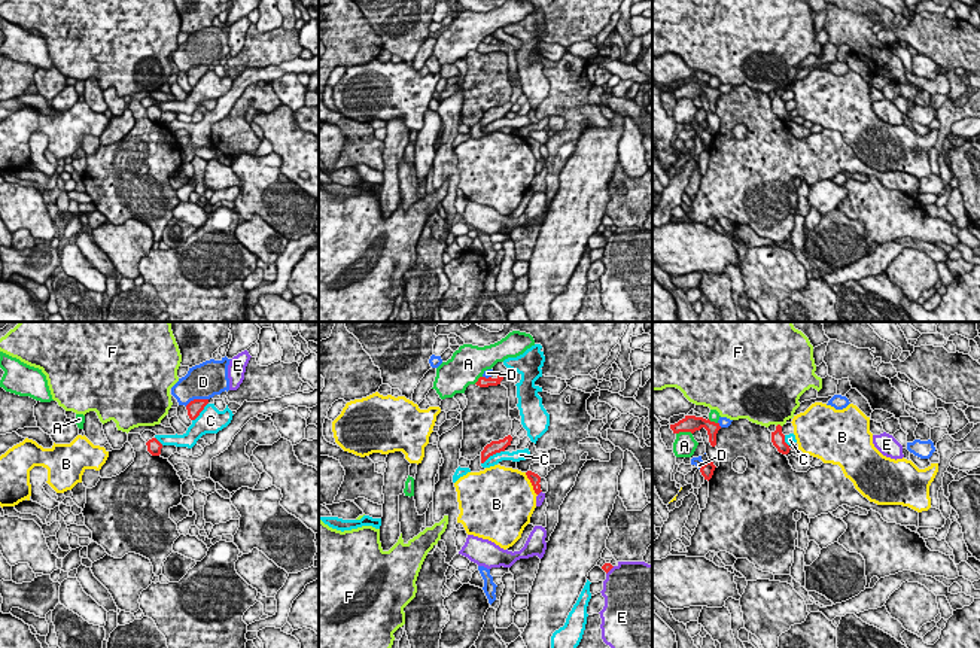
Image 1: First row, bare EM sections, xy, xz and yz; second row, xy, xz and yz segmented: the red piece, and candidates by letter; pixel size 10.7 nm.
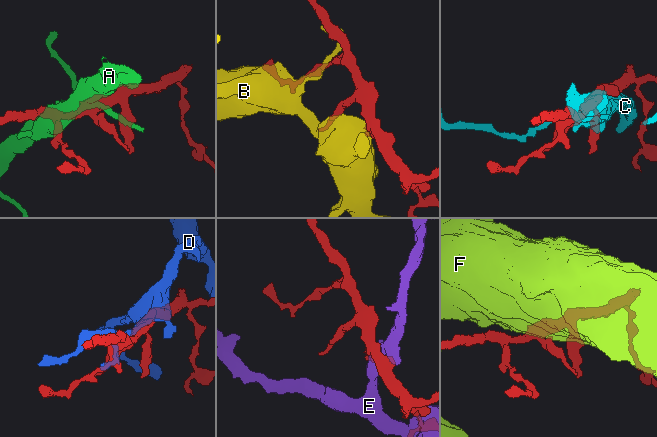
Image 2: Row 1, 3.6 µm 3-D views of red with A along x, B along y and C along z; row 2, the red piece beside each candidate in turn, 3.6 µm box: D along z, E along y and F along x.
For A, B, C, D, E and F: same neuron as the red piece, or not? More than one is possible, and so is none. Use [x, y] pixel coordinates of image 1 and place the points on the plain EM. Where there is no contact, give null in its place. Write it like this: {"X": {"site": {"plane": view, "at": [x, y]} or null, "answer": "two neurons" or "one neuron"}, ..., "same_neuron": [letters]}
{"A": {"site": {"plane": "yz", "at": [684, 97]}, "answer": "two neurons"}, "B": {"site": {"plane": "xz", "at": [532, 151]}, "answer": "two neurons"}, "C": {"site": {"plane": "xz", "at": [492, 121]}, "answer": "two neurons"}, "D": {"site": {"plane": "xy", "at": [195, 66]}, "answer": "two neurons"}, "E": {"site": {"plane": "xz", "at": [609, 236]}, "answer": "two neurons"}, "F": {"site": {"plane": "yz", "at": [778, 91]}, "answer": "two neurons"}, "same_neuron": []}

